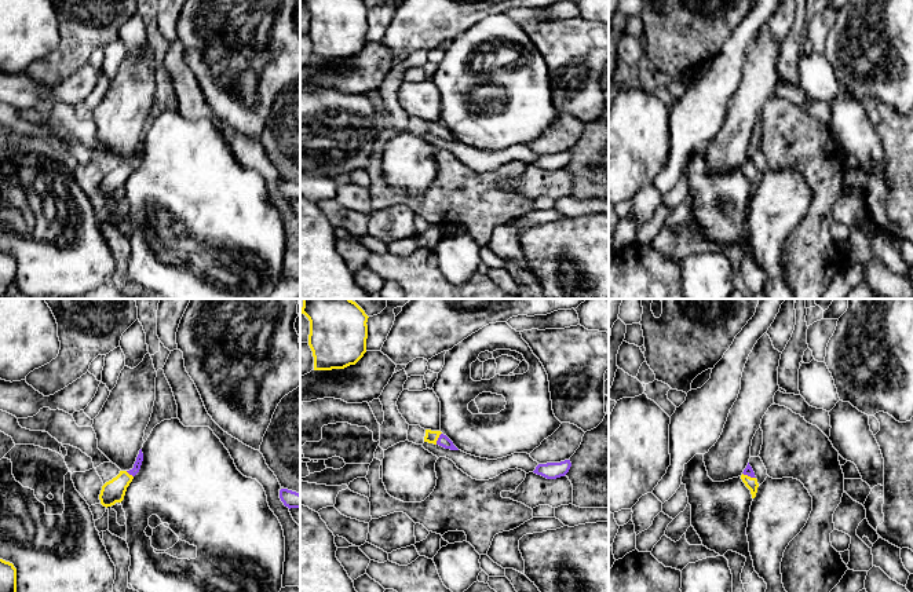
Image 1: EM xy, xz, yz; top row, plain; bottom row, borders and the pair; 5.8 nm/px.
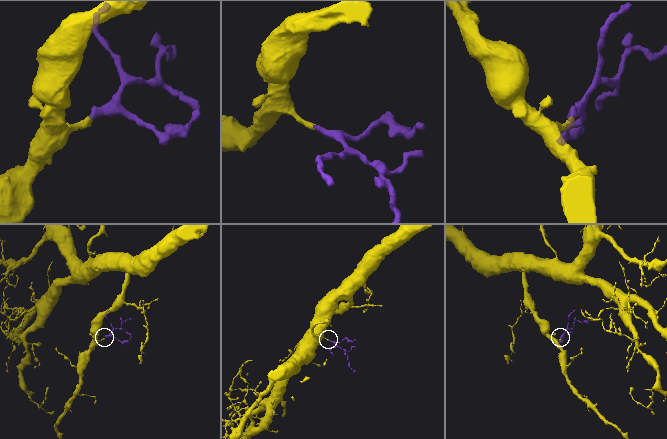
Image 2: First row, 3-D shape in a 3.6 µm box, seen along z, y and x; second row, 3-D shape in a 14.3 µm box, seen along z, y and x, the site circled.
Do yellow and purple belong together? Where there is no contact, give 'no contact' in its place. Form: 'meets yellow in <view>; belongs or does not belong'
meets yellow in xz; belongs

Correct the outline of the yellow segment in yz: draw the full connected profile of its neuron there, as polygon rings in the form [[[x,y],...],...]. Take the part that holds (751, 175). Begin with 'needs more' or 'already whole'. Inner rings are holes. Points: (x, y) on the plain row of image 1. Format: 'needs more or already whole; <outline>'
needs more; [[[748,154],[746,160],[744,161],[741,171],[745,175],[745,178],[751,182],[752,190],[755,190],[759,175],[757,175],[757,171],[756,171],[755,164],[753,164],[752,158],[749,157],[749,154]]]

